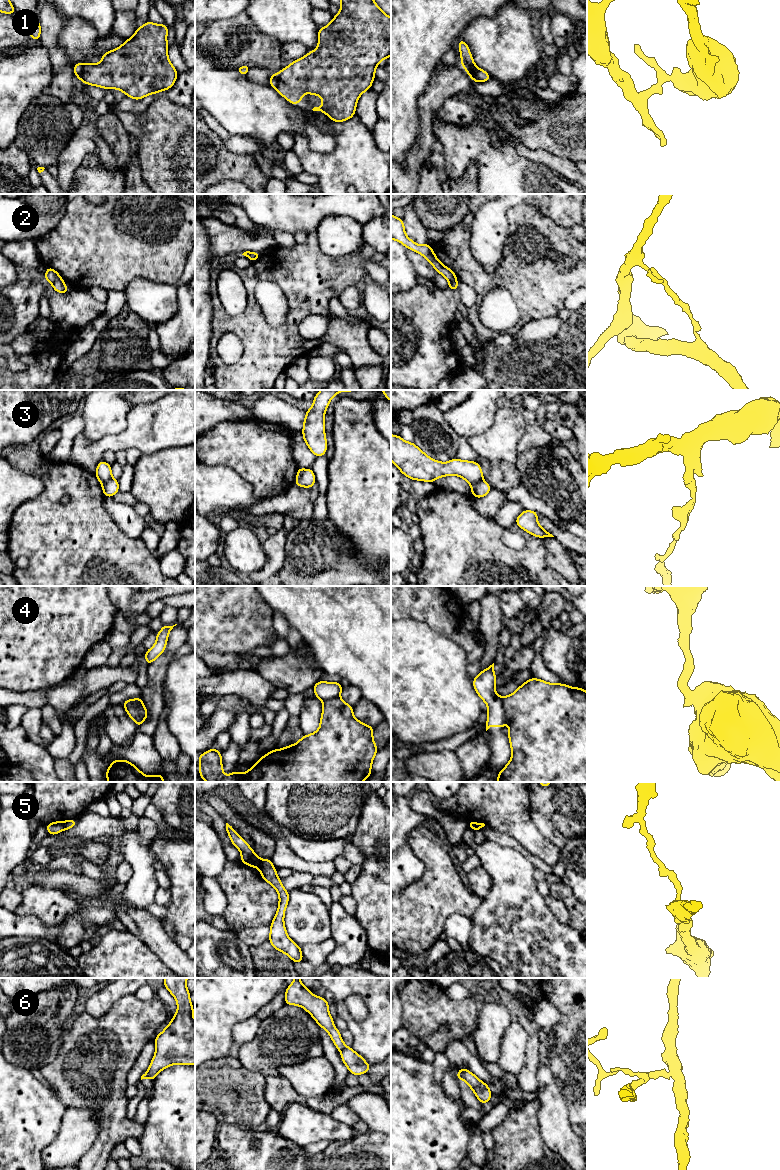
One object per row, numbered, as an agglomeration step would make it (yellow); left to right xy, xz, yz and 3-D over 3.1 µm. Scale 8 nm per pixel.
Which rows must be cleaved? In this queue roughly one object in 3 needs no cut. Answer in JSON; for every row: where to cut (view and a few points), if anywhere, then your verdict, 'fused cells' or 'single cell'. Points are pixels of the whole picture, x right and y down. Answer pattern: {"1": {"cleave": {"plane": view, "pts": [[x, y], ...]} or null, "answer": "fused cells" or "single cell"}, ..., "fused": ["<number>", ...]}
{"1": {"cleave": {"plane": "xy", "pts": [[84, 64], [78, 77]]}, "answer": "fused cells"}, "2": {"cleave": {"plane": "xy", "pts": [[59, 276], [51, 283]]}, "answer": "fused cells"}, "3": {"cleave": {"plane": "yz", "pts": [[482, 478], [471, 485]]}, "answer": "fused cells"}, "4": {"cleave": {"plane": "xy", "pts": [[135, 699], [135, 703], [143, 712], [144, 719]]}, "answer": "fused cells"}, "5": {"cleave": {"plane": "xz", "pts": [[261, 860], [259, 867]]}, "answer": "fused cells"}, "6": {"cleave": {"plane": "xz", "pts": [[346, 1047], [341, 1051]]}, "answer": "fused cells"}, "fused": ["1", "2", "3", "4", "5", "6"]}

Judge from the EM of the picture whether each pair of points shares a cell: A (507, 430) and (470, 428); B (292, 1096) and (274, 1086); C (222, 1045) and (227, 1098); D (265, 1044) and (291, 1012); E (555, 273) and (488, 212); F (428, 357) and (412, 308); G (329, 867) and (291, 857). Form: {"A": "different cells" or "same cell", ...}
{"A": "different cells", "B": "same cell", "C": "different cells", "D": "same cell", "E": "different cells", "F": "same cell", "G": "same cell"}

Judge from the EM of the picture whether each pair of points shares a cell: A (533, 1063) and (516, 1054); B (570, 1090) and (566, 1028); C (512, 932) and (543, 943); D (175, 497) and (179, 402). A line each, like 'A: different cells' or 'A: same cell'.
A: different cells
B: same cell
C: same cell
D: different cells

